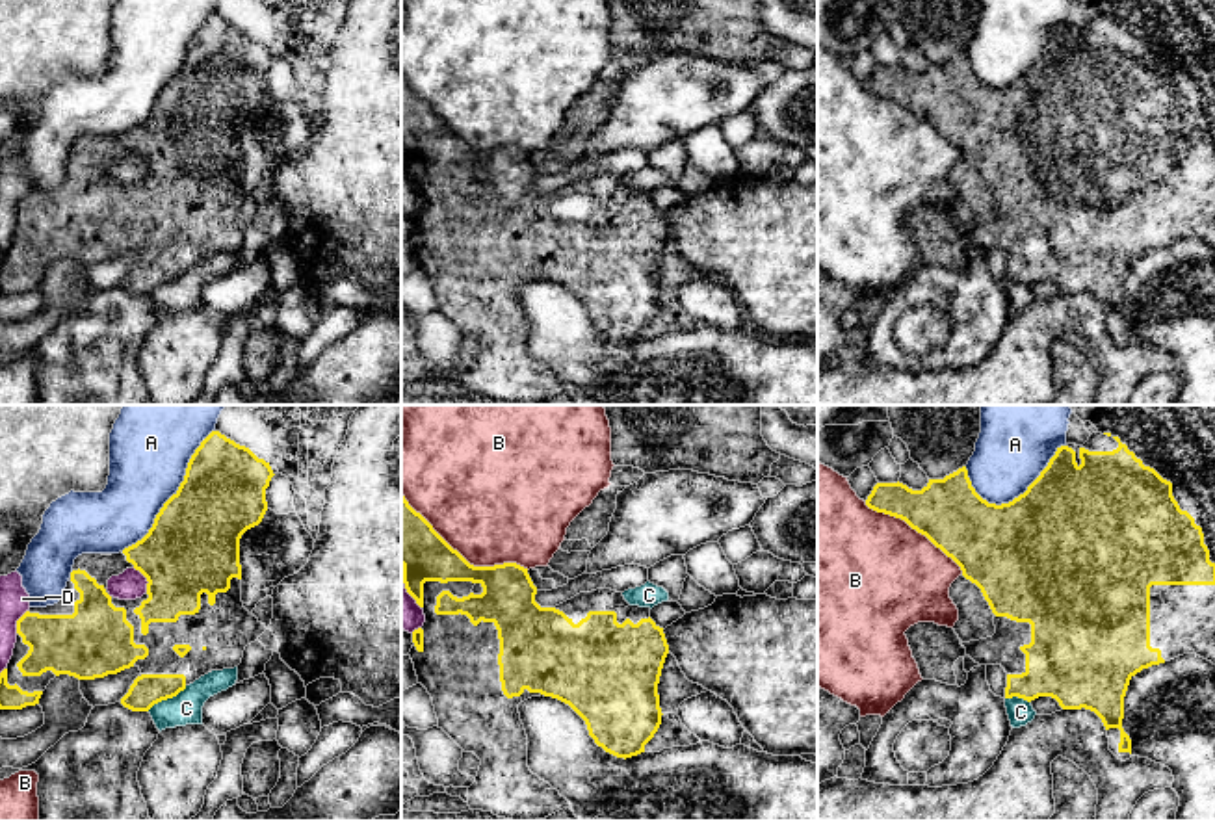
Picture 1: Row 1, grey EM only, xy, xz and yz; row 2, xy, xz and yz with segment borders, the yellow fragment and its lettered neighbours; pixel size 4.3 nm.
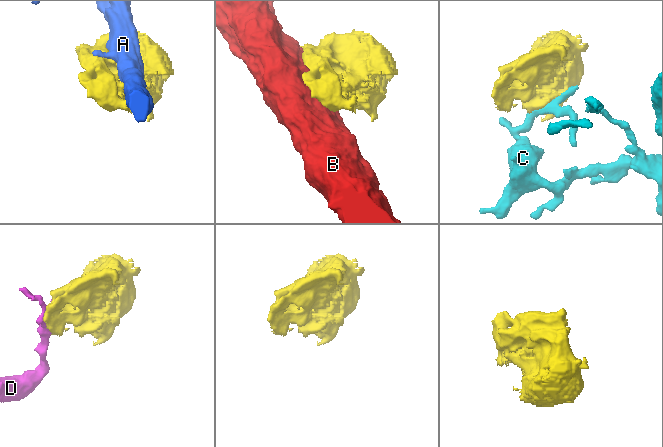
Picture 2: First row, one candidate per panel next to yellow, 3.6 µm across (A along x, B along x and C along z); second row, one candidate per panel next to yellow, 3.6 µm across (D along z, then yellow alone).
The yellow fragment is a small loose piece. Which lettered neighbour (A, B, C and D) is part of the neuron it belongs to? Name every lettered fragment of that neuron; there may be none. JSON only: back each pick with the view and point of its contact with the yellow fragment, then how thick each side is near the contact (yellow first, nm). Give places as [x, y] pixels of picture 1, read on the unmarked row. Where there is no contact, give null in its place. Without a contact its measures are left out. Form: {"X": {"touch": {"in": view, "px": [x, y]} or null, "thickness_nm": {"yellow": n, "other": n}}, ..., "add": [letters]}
{"add": []}

